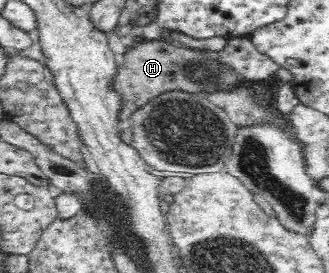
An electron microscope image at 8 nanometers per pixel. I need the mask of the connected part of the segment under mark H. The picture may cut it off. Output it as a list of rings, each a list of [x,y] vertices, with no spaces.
[[[138,40],[119,58],[118,72],[113,88],[121,97],[120,119],[129,120],[130,116],[142,105],[164,92],[214,93],[218,90],[235,92],[238,85],[246,84],[241,75],[227,67],[218,52],[196,52],[194,48],[181,44],[169,44],[166,41]]]

